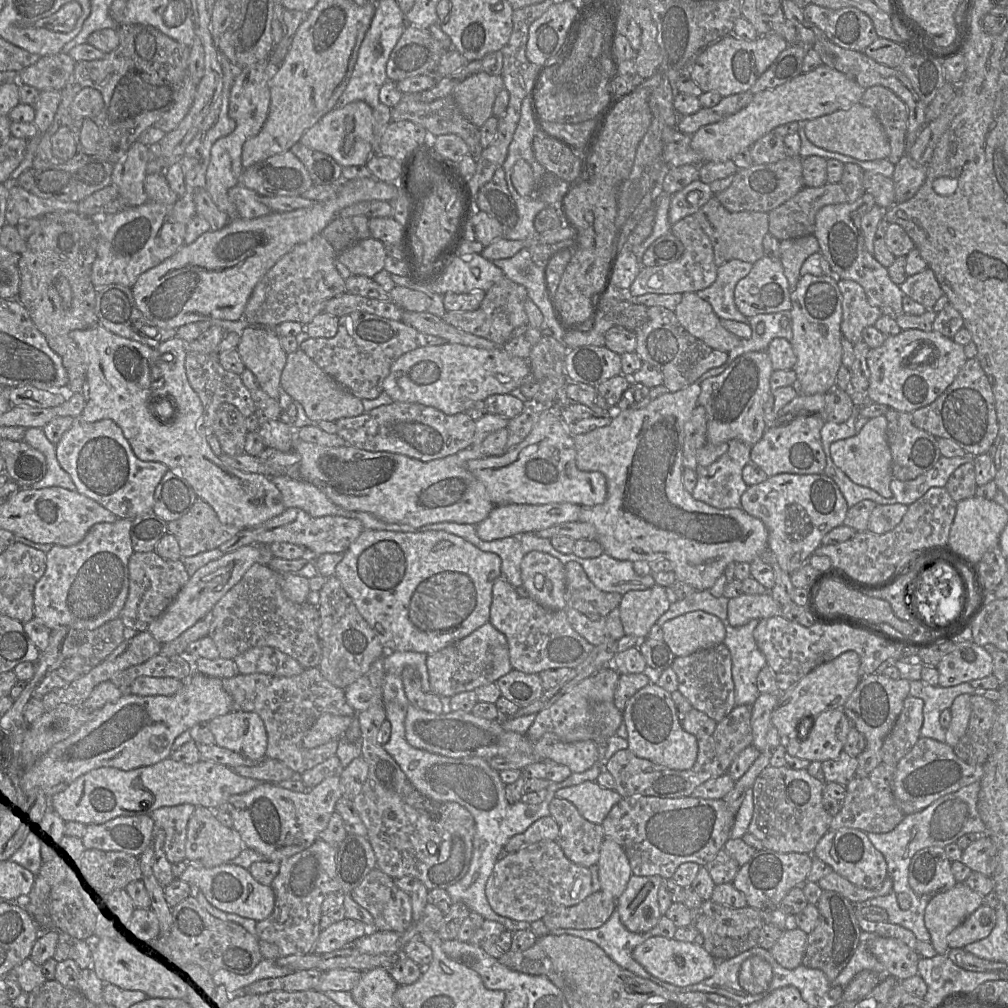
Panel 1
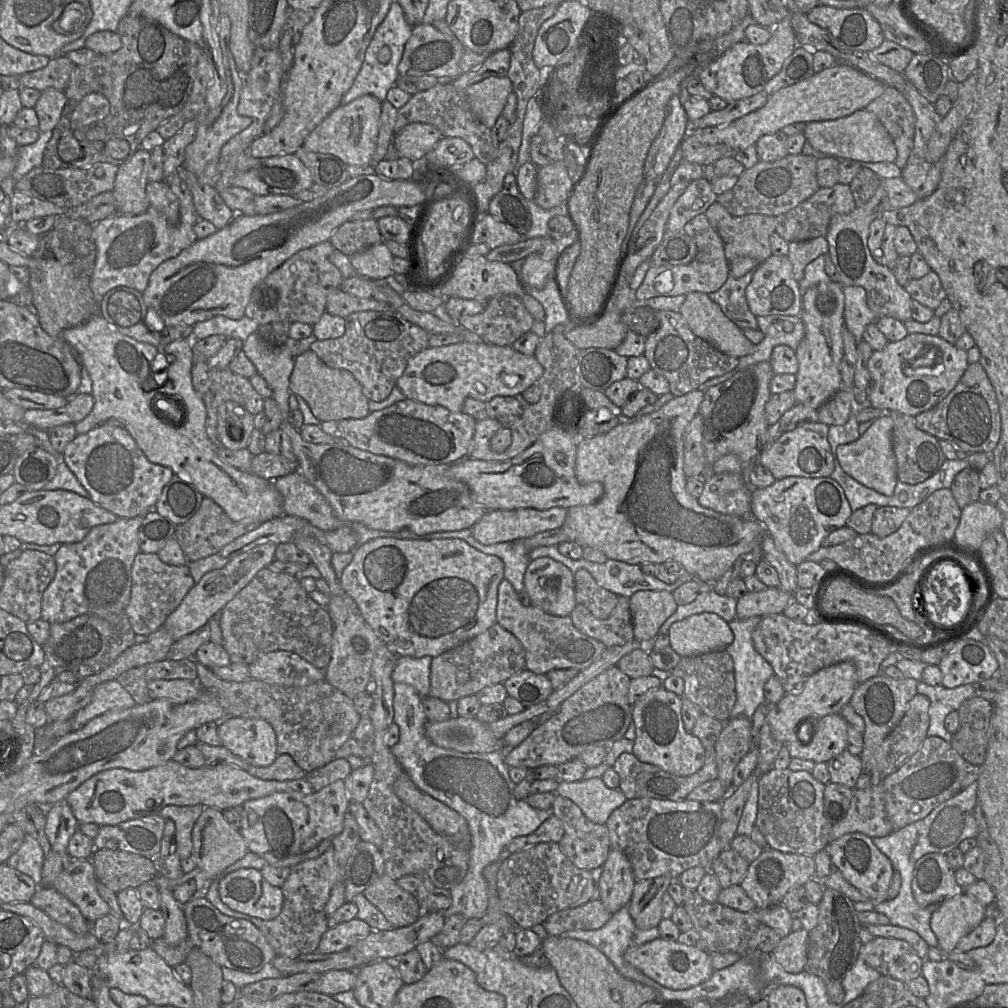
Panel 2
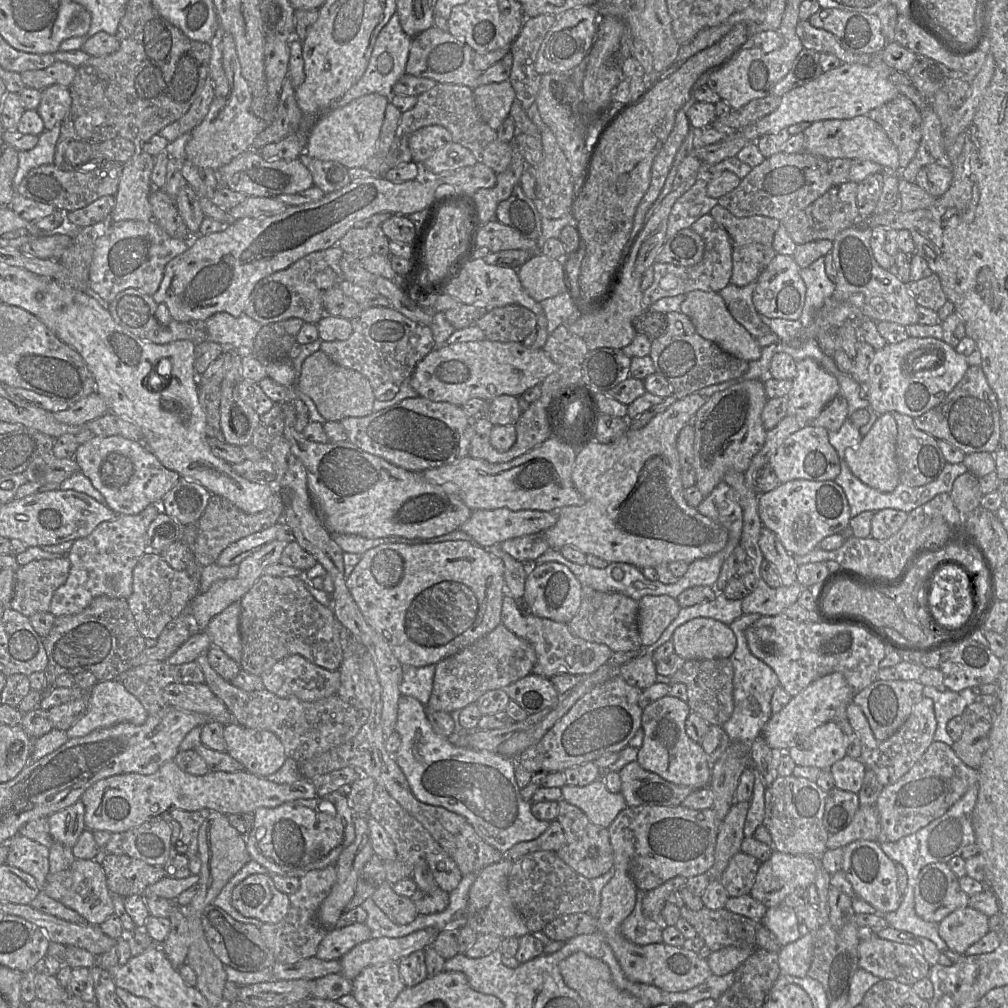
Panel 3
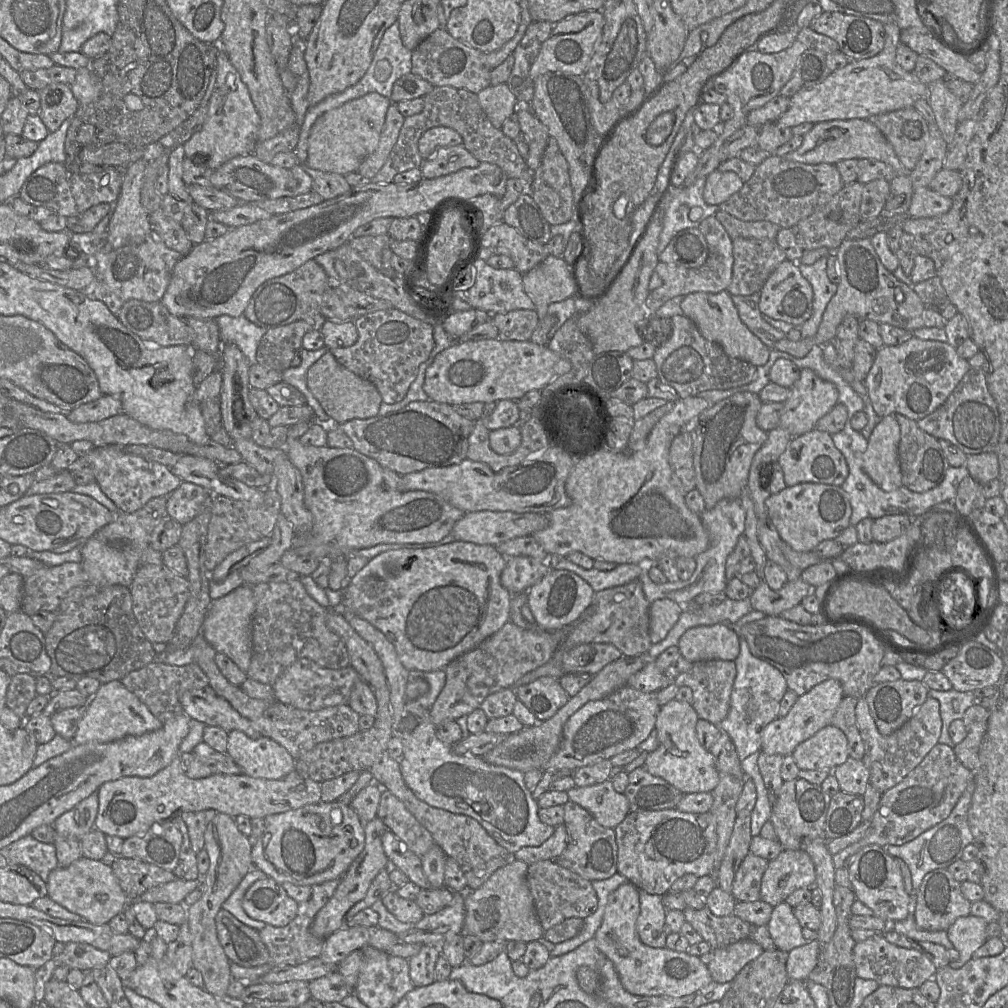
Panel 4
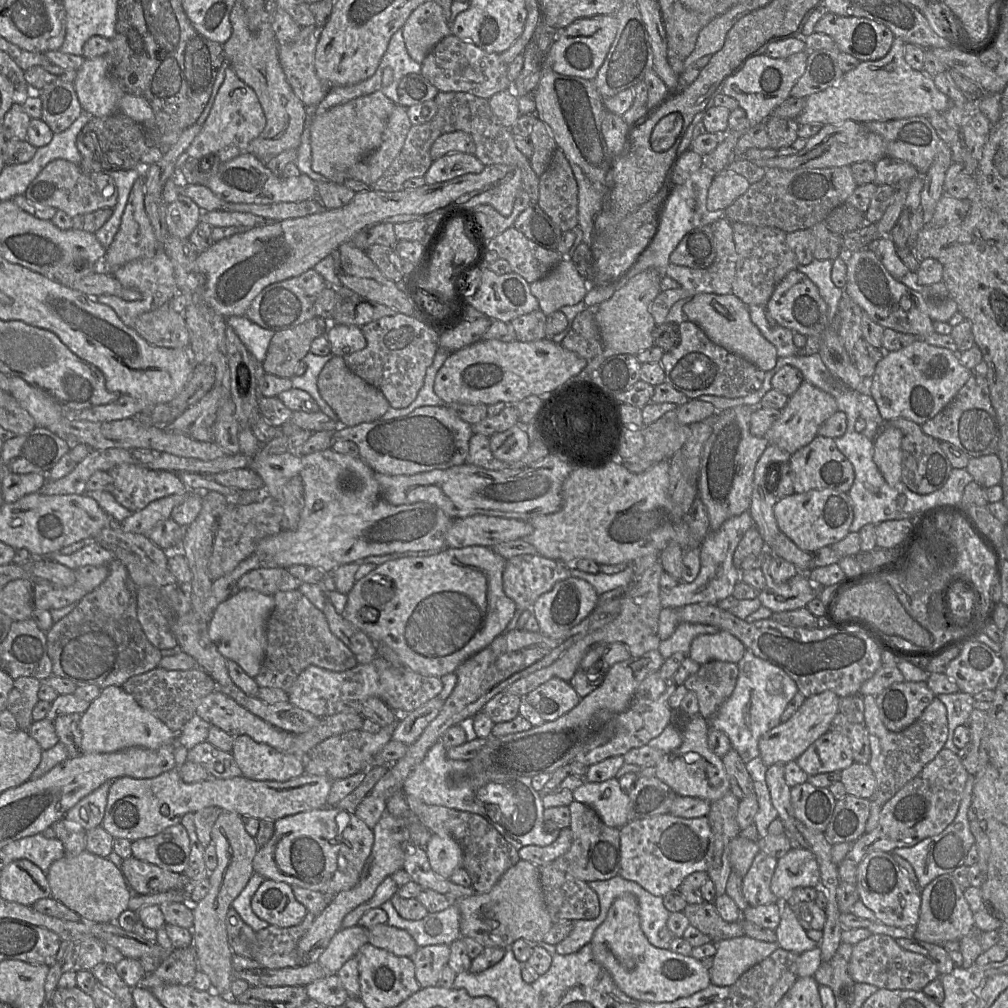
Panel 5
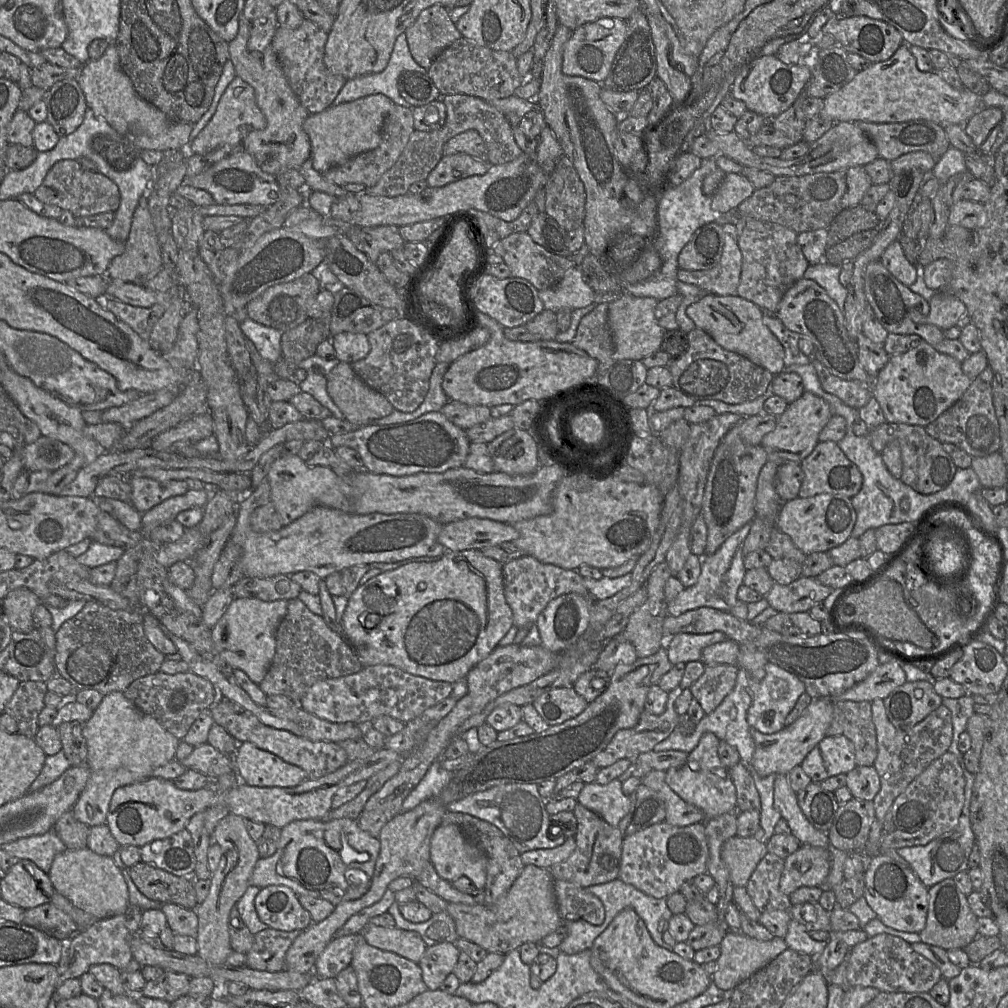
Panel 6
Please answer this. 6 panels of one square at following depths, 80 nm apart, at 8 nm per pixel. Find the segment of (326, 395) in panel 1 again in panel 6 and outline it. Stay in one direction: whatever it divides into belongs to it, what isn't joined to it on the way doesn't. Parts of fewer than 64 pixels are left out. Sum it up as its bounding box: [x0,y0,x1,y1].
[326,361,394,427]

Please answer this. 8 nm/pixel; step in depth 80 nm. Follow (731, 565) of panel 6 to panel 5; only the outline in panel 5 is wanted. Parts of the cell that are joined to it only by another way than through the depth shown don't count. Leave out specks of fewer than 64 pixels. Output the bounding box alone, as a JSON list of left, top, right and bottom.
[660,511,754,609]

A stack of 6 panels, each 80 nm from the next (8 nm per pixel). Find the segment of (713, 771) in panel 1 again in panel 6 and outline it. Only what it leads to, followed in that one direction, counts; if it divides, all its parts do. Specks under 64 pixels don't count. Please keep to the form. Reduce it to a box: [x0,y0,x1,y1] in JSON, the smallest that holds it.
[618,783,665,837]

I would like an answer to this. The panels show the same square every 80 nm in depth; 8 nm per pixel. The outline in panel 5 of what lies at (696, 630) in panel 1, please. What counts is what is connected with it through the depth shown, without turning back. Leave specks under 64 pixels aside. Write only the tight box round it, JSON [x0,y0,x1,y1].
[688,633,745,665]

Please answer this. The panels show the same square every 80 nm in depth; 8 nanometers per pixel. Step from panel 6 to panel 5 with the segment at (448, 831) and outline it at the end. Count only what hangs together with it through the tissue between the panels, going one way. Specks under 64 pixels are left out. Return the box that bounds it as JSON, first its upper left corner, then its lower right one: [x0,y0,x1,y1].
[425,834,462,879]

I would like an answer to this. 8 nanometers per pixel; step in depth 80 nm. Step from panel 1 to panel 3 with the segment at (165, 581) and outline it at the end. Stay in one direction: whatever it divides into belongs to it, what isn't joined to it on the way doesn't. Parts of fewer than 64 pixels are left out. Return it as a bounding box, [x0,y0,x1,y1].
[127,553,198,640]

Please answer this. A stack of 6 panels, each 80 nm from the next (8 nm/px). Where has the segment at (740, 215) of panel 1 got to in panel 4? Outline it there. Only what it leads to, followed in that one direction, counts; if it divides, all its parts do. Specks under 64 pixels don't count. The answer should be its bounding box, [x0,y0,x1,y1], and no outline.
[714,210,781,245]

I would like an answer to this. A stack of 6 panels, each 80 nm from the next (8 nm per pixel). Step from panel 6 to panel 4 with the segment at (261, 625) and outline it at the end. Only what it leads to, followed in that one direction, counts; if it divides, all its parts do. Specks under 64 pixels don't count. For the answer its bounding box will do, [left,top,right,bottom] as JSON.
[201,585,255,672]

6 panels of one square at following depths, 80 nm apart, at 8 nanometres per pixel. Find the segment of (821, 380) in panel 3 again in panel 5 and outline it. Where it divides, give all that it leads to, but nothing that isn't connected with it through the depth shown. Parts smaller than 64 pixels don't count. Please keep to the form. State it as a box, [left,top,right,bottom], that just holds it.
[765,380,837,455]

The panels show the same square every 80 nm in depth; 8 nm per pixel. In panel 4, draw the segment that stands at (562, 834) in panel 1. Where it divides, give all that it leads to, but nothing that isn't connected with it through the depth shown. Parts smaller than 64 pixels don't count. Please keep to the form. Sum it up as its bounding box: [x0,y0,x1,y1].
[555,800,617,881]

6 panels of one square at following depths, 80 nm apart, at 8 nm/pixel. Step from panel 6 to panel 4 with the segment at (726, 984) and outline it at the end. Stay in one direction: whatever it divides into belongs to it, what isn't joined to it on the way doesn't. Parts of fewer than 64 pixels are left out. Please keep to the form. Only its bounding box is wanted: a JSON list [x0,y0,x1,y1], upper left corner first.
[708,938,764,982]

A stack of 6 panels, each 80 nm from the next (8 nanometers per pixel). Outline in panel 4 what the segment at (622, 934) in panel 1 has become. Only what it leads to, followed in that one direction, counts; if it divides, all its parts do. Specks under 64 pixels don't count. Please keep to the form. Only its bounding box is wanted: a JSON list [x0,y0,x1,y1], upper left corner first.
[636,889,667,948]

